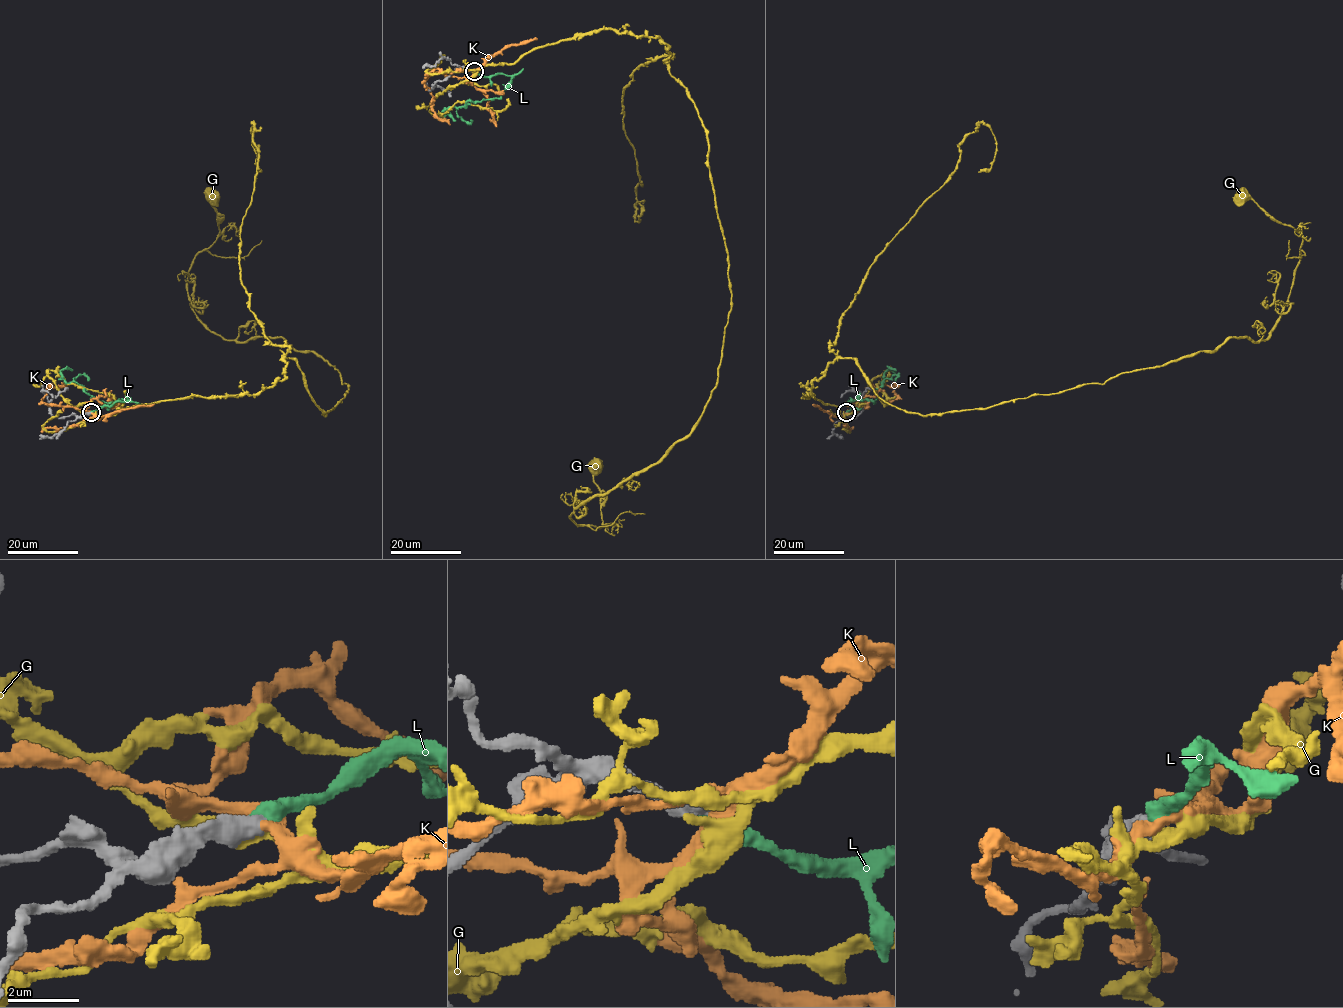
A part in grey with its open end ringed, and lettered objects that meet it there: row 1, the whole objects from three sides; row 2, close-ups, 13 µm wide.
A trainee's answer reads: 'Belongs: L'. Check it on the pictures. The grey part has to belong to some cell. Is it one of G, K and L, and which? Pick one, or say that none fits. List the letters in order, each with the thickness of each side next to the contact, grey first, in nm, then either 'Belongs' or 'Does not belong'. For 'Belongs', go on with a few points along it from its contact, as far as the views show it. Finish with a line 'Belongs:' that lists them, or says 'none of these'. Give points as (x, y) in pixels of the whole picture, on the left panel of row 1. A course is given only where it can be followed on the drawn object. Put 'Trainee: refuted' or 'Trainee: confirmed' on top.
Trainee: confirmed
G: Thickness 600 nm (grey) against 280 nm. Does not belong
K: Thickness 500 nm (grey) against 440 nm. Does not belong
L: Thickness 550 nm (grey) against 400 nm. Belongs. Its course: (90, 413), (103, 406), (128, 400), (108, 403), (96, 399), (74, 383), (63, 378), (60, 371), (73, 370)
Belongs: L

